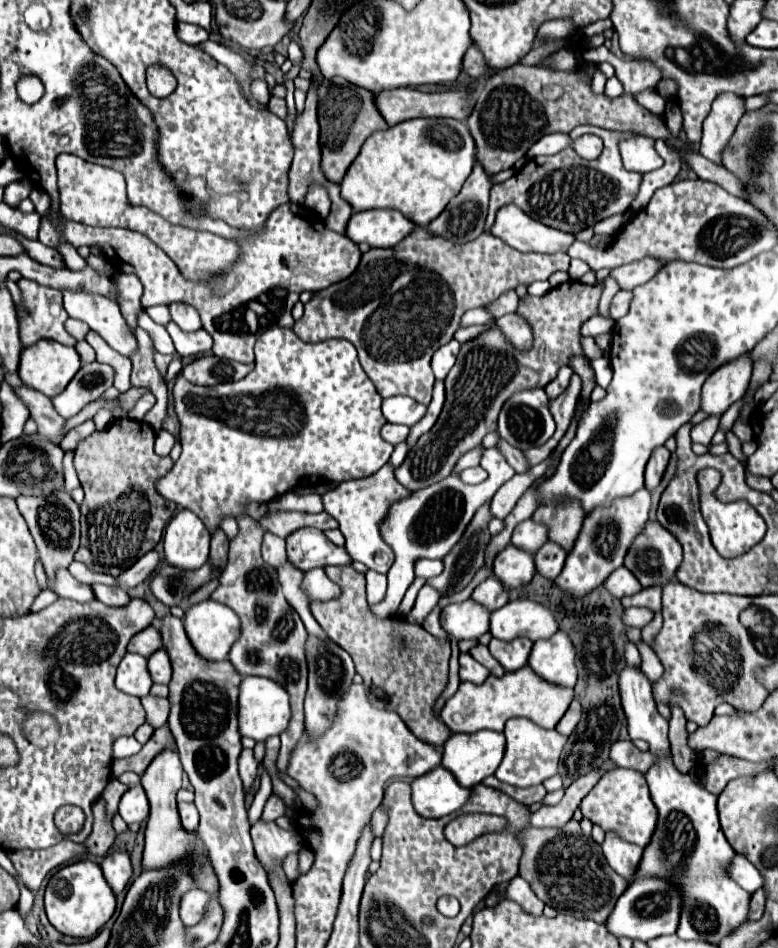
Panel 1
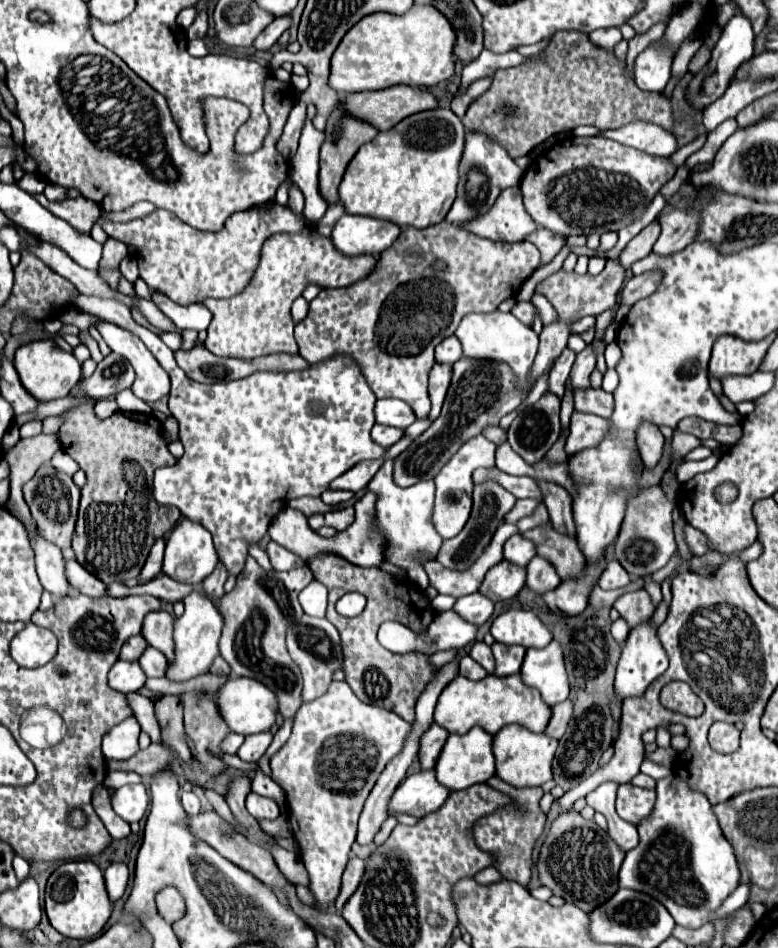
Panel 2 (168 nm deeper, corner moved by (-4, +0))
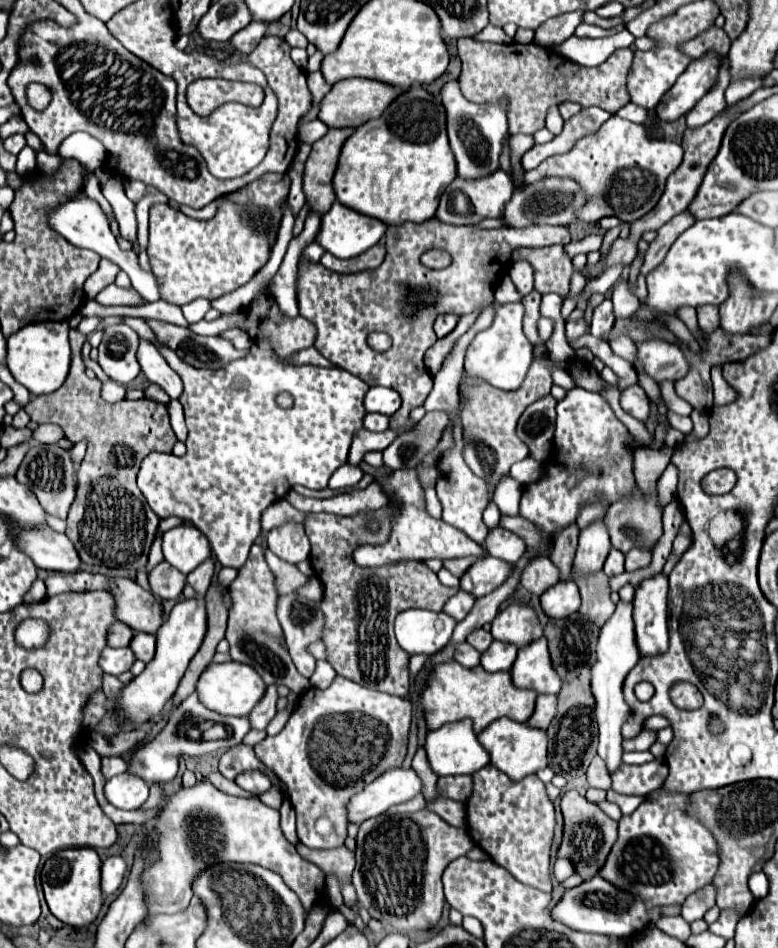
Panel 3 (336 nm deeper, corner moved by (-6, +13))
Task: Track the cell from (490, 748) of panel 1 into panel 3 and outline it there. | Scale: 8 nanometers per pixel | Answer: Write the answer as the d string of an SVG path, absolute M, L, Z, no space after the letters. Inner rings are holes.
M469 719L457 721L457 723L445 723L443 727L439 727L435 731L427 731L423 747L425 747L425 753L427 753L429 767L439 777L447 777L447 775L473 775L475 771L479 771L481 767L485 767L489 763L489 755L479 745L477 735L473 733L473 727L471 727Z

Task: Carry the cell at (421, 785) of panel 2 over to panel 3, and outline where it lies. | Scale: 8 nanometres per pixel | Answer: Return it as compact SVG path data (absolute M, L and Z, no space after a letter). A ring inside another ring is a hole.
M399 767L387 771L349 799L349 803L345 805L347 819L349 823L359 825L375 815L385 813L393 805L413 799L417 793L421 793L421 789L423 783L413 769Z

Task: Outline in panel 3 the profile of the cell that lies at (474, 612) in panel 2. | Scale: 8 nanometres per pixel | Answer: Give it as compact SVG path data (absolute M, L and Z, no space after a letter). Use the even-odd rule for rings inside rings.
M459 591L459 593L453 595L451 599L447 599L443 611L445 611L449 617L453 617L455 621L463 621L463 619L467 617L467 613L471 611L473 603L475 603L475 597L473 597L473 595L469 595L469 593L465 593L465 591Z

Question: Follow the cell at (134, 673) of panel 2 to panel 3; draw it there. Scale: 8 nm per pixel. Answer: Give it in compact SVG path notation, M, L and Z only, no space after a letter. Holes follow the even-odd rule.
M105 647L99 657L99 667L109 675L121 675L131 669L133 661L135 661L135 655L129 647L125 647L125 649Z

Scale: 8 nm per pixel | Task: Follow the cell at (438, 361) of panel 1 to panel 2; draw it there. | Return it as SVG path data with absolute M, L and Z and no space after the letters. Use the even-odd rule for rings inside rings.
M449 336L445 342L441 342L435 348L435 362L437 364L455 364L463 356L461 344L455 336Z

